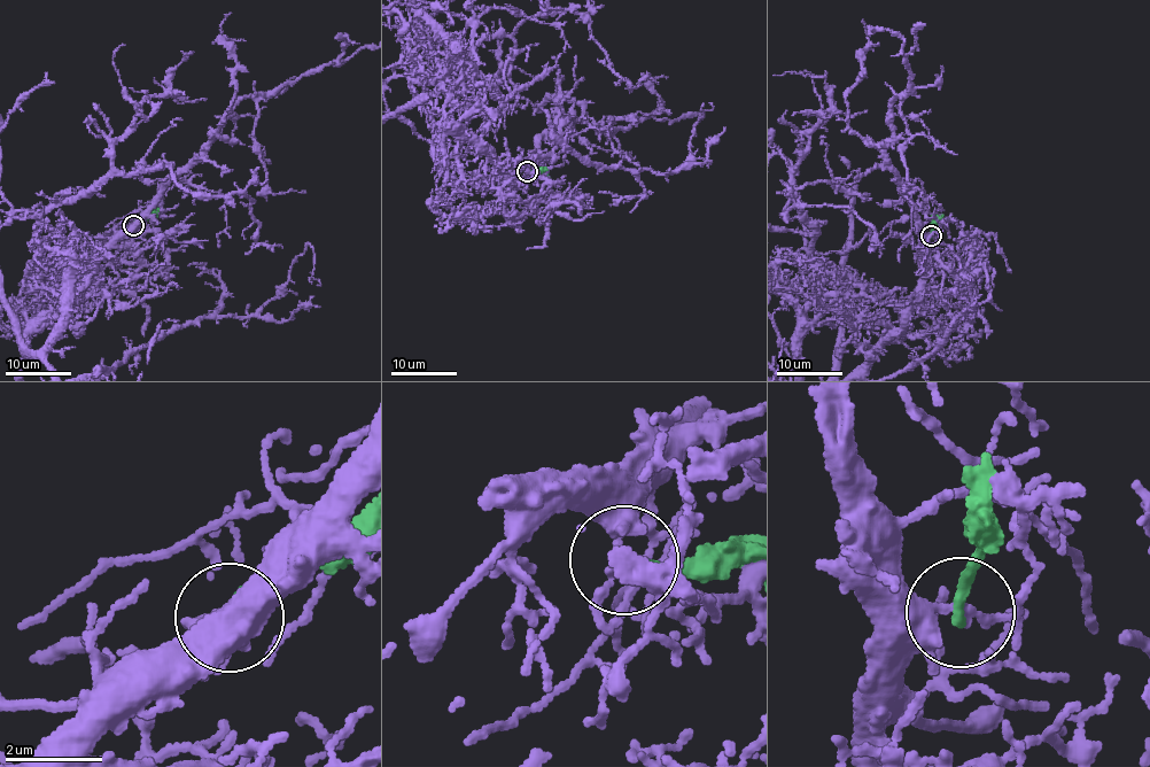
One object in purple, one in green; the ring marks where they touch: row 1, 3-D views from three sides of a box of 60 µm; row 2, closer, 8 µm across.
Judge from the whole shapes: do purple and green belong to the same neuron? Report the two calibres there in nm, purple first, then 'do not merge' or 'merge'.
240/200 nm | do not merge

